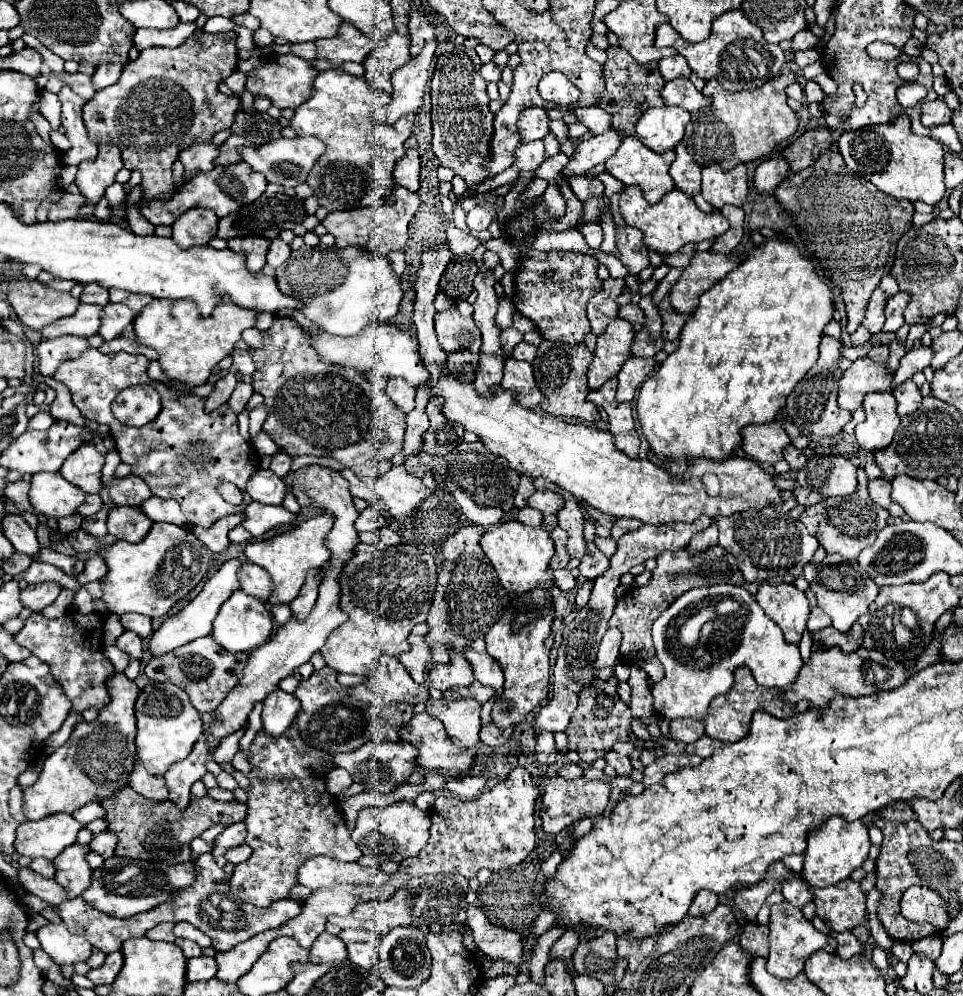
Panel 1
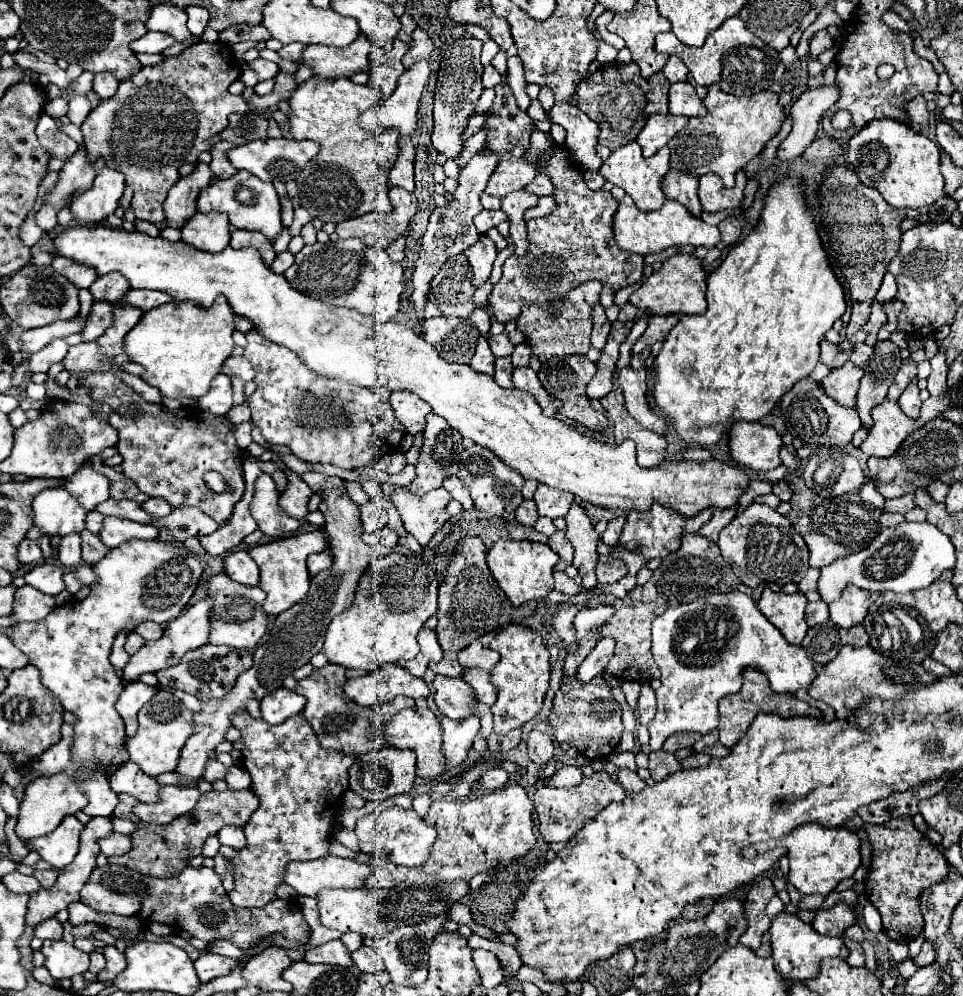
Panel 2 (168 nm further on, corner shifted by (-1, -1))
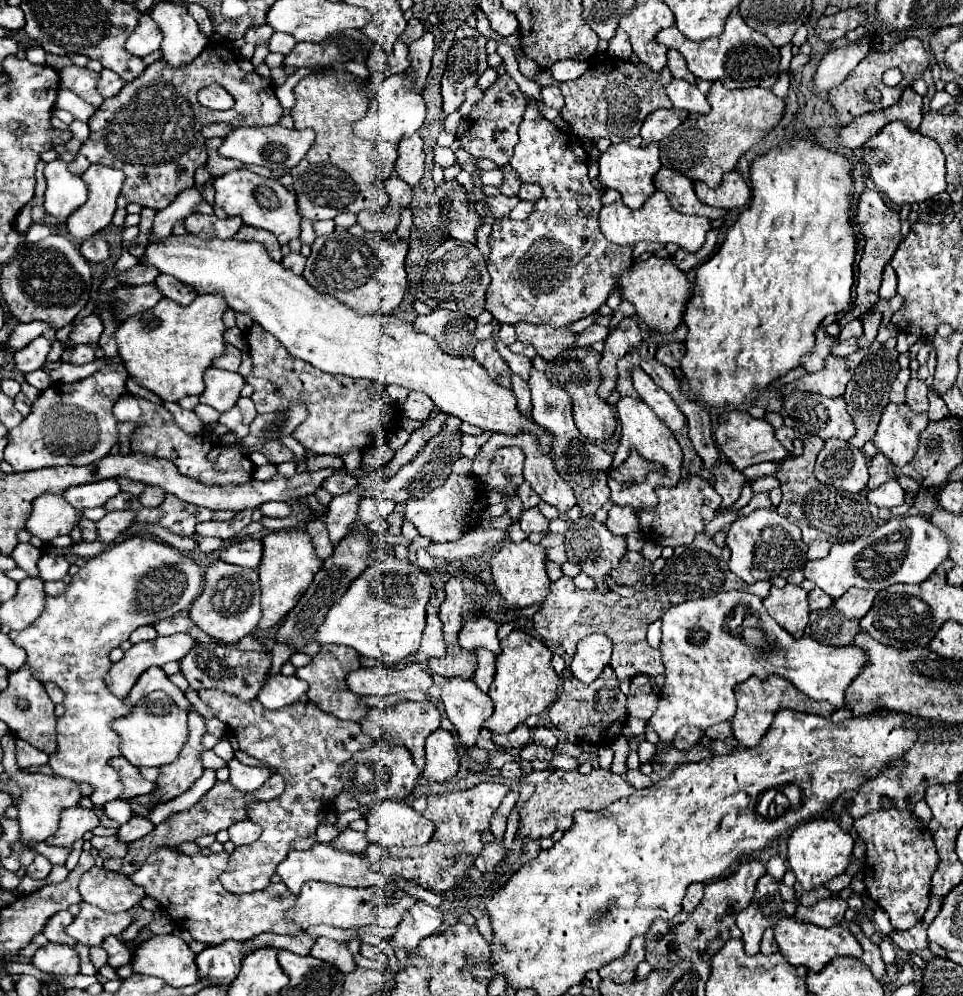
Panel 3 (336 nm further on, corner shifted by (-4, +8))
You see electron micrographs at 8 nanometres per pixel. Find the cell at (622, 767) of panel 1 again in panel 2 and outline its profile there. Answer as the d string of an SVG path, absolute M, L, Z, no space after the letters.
M622 769L618 771L618 781L622 783L622 787L628 791L628 793L640 793L644 787L646 787L646 781L642 781L638 777L638 773L630 771L630 769Z

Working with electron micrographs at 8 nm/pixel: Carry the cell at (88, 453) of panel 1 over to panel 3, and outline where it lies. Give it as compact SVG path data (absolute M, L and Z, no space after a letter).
M109 478L101 482L79 484L79 486L67 488L63 494L77 510L95 508L95 506L103 506L109 498L119 494L119 482L115 478Z

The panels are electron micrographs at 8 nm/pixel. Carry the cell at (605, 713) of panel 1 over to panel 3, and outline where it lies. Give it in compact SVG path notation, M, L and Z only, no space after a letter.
M605 666L601 676L591 684L583 684L577 678L569 678L563 684L563 692L549 708L551 724L567 736L575 736L579 742L591 744L595 748L611 746L611 740L621 734L621 728L627 722L627 696L619 690L615 672Z

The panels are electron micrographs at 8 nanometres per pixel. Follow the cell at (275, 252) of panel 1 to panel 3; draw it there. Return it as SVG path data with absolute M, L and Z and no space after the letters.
M291 252L291 254L287 254L287 256L281 260L281 264L283 264L285 268L289 268L289 270L301 274L301 272L303 272L303 266L305 266L305 258L303 258L301 254Z

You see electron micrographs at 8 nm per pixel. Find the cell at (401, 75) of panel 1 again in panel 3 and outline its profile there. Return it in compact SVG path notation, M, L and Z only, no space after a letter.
M399 74L399 76L389 76L383 80L377 94L369 100L369 108L367 108L365 116L357 124L353 124L353 132L359 138L389 140L389 142L397 144L403 134L417 132L421 128L423 120L425 120L425 102L423 102L423 96L419 92L415 92L413 76Z

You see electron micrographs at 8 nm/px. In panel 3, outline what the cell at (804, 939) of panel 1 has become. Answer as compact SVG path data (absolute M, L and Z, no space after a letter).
M793 916L781 918L775 924L775 940L779 944L779 952L785 956L785 960L793 966L805 966L813 972L819 972L827 962L831 962L835 956L853 956L859 958L863 954L861 944L857 938L843 926L833 926L833 928L819 928L809 922L799 922Z

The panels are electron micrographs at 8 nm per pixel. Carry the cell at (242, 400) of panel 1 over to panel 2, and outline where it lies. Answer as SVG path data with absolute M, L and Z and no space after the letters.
M242 403L242 405L234 407L234 409L230 409L228 419L230 419L234 425L240 425L242 421L250 421L250 407L248 407L248 403Z

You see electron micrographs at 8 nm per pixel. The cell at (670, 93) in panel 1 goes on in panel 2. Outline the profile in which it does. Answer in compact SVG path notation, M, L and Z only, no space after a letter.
M688 81L672 83L668 93L668 107L672 115L684 115L684 117L704 117L708 113Z

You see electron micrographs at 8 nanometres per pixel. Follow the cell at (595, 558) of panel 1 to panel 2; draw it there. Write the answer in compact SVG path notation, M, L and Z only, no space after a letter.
M600 555L598 567L596 567L596 577L598 583L616 583L628 573L628 567L622 559L614 555Z

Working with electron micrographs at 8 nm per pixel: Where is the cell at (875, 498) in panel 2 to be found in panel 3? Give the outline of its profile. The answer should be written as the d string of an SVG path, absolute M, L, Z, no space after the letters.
M889 480L885 484L881 484L877 490L869 490L867 492L867 500L871 504L875 504L877 508L893 508L893 506L901 506L903 504L903 488L899 486L897 480Z

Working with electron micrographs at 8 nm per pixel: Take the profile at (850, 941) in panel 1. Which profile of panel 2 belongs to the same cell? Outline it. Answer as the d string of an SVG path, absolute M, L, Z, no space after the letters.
M846 939L846 947L850 951L850 957L848 957L848 965L850 967L864 967L866 965L866 955L864 955L864 949L858 941L848 941Z

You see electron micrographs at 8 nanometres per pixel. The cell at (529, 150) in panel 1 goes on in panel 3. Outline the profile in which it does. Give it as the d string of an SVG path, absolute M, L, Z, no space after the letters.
M495 168L495 170L487 170L481 174L481 182L487 184L487 186L495 186L499 188L503 182L505 182L505 176L503 176L503 170L501 168Z

